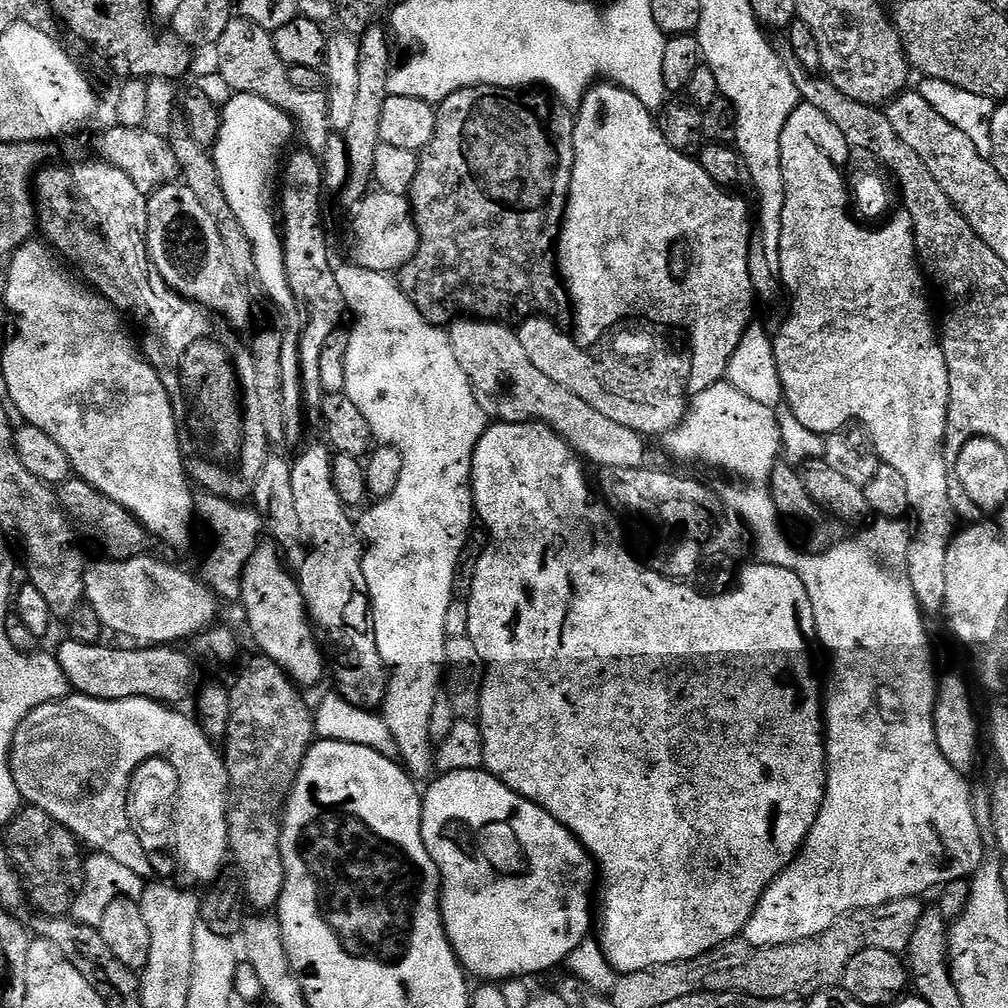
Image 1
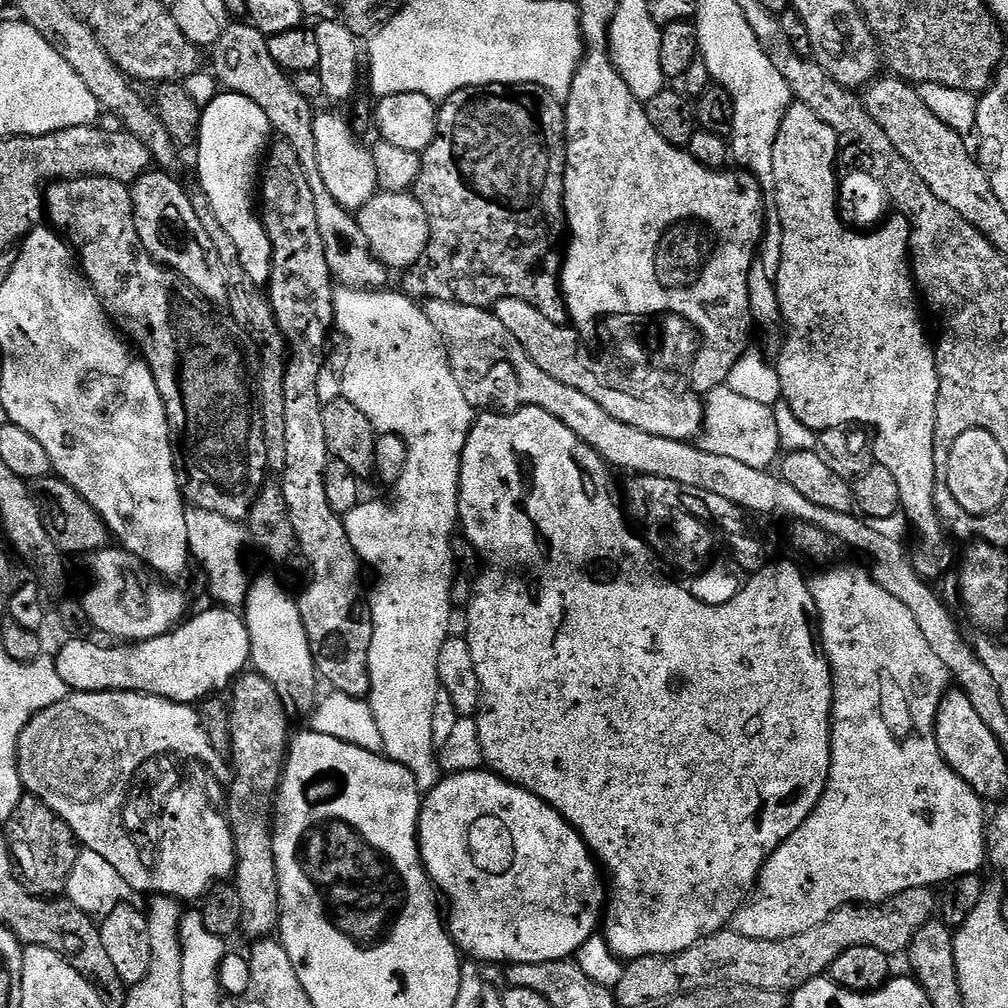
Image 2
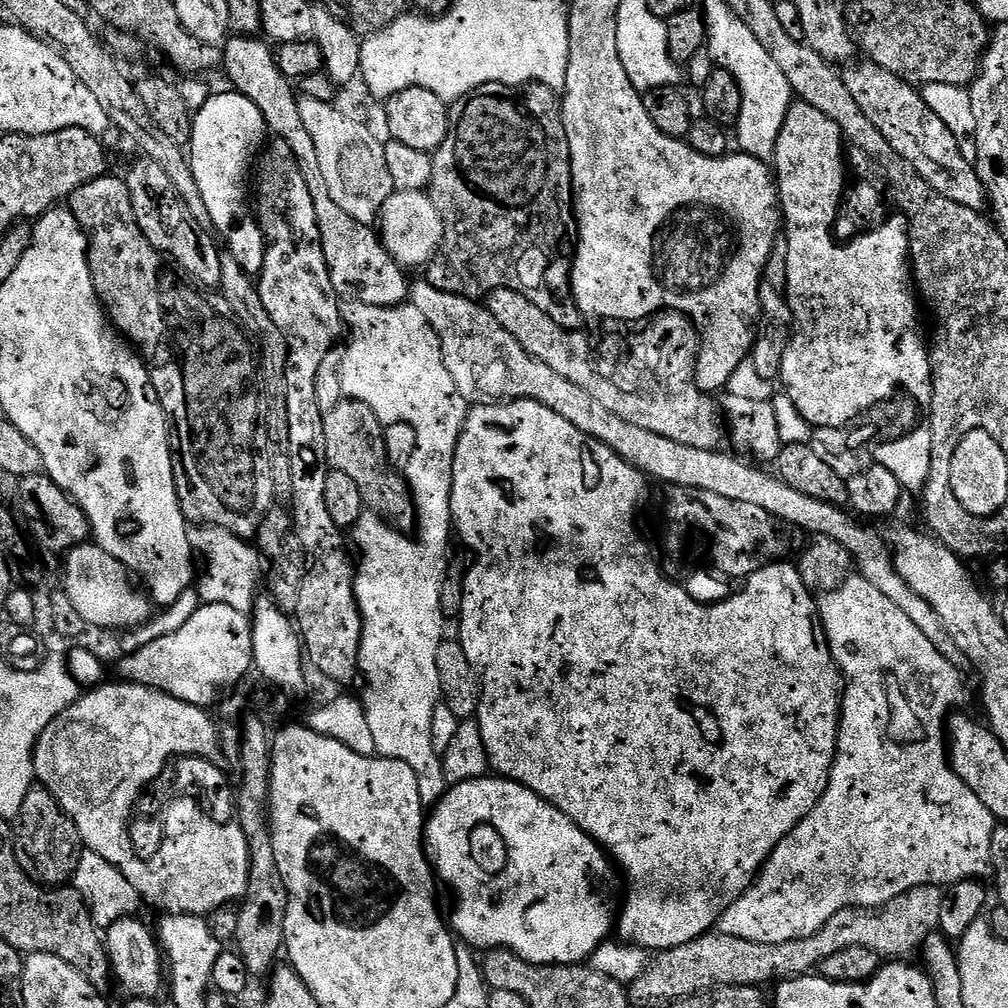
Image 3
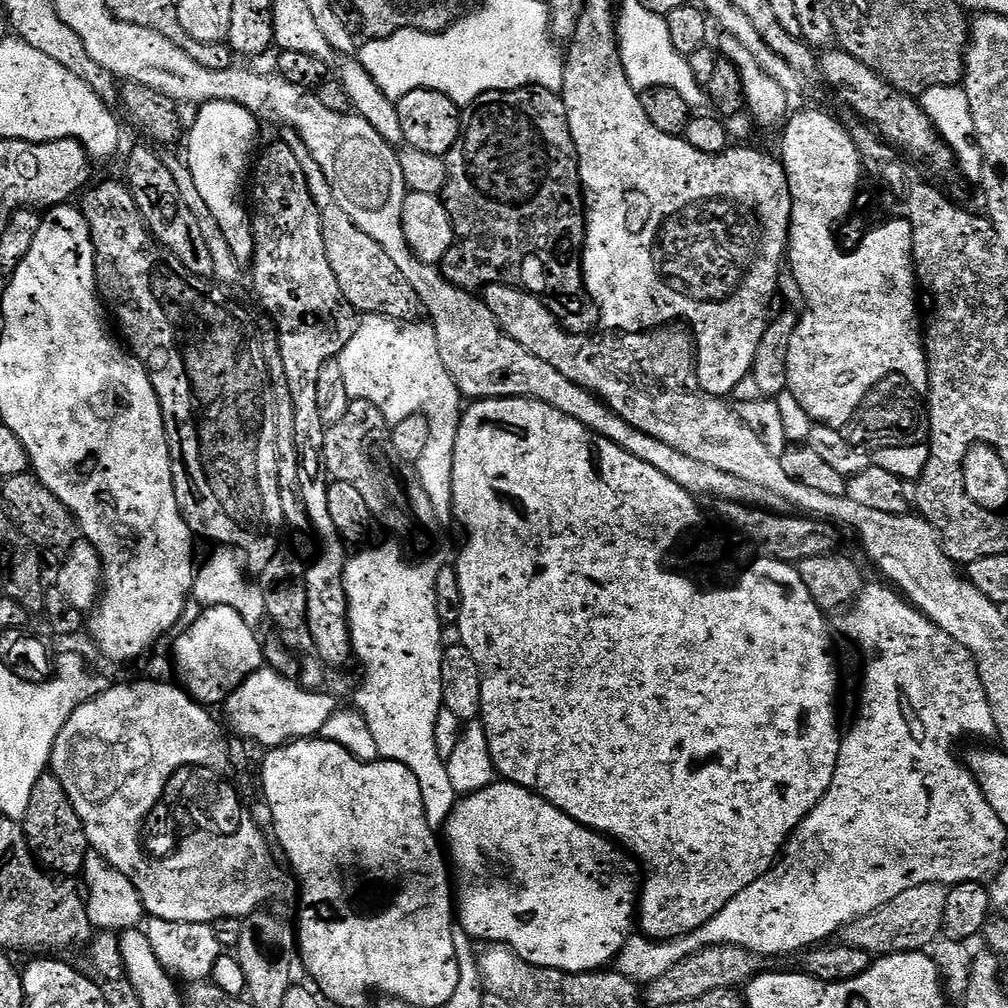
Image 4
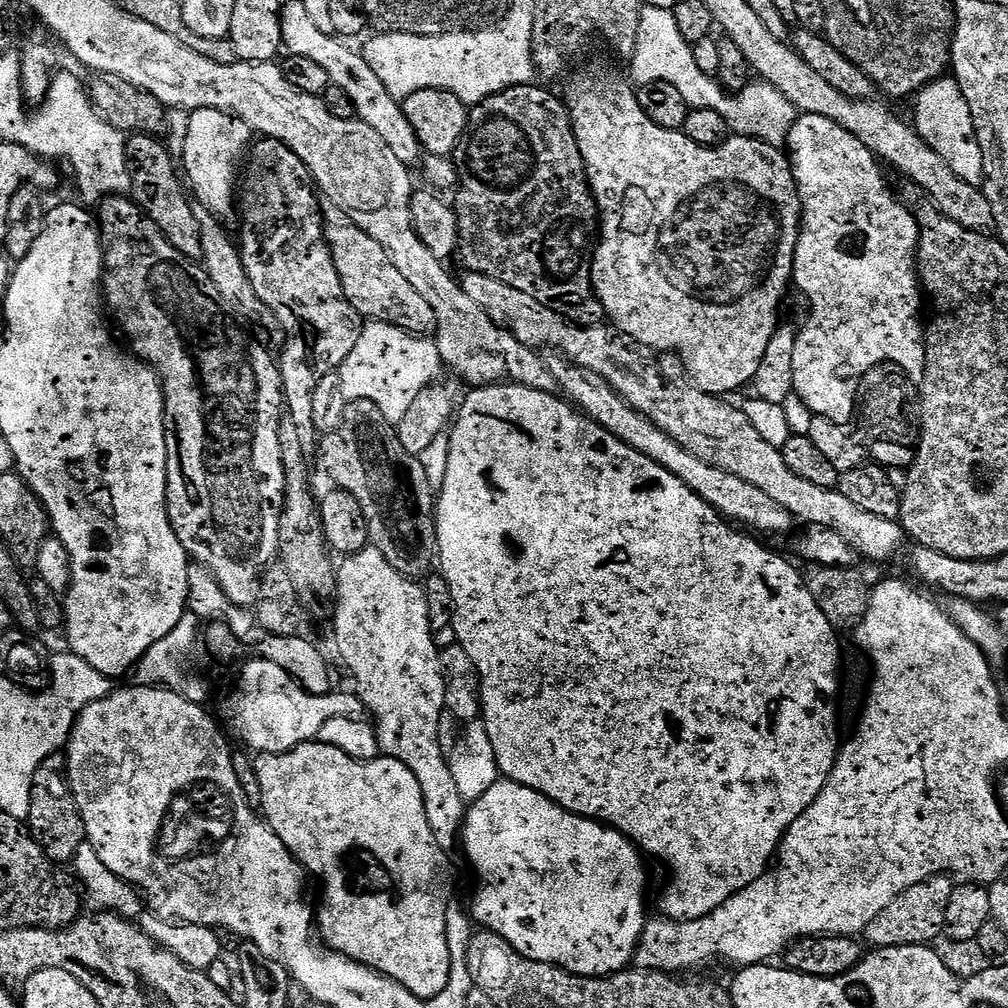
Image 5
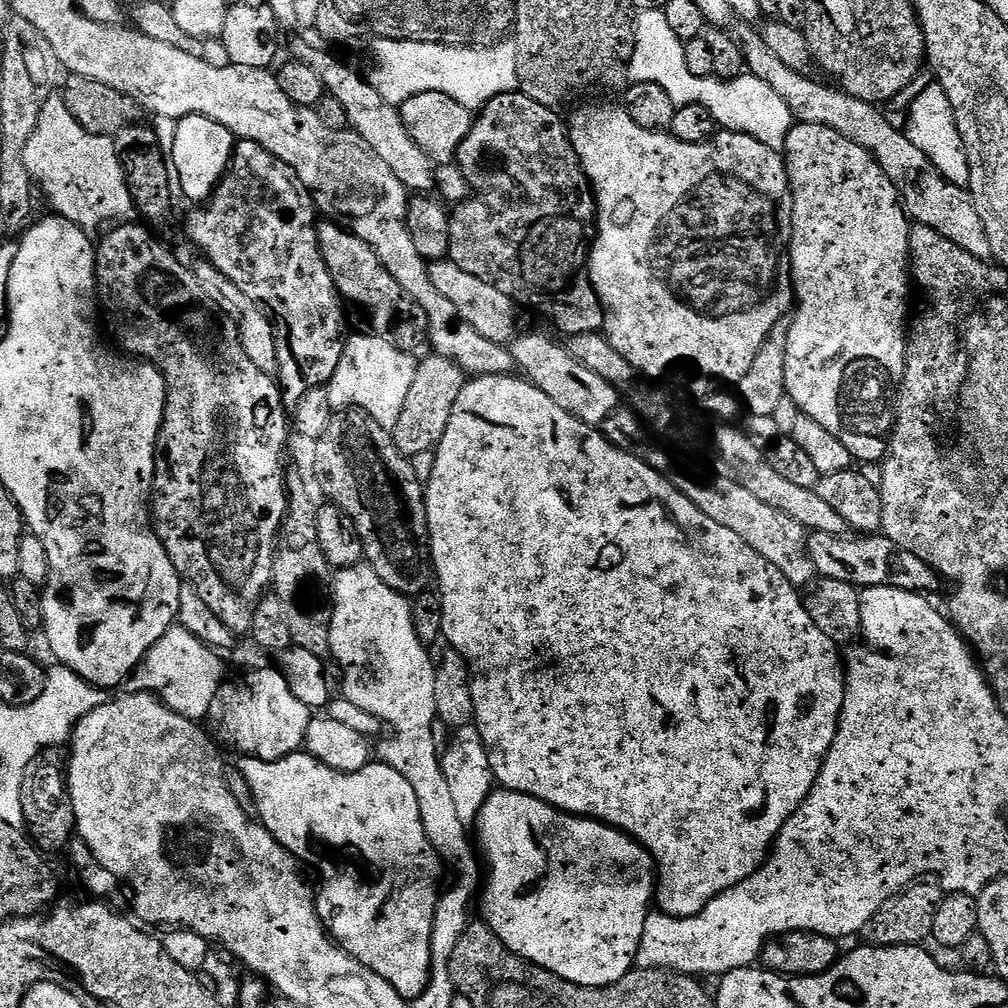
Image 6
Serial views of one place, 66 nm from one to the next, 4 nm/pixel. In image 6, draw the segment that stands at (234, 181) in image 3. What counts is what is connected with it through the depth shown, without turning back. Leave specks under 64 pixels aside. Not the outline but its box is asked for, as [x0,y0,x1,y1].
[170,116,238,202]

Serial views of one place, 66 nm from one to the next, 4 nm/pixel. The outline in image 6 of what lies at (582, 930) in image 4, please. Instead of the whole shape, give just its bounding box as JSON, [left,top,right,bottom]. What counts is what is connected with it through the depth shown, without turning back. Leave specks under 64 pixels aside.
[478,790,658,988]

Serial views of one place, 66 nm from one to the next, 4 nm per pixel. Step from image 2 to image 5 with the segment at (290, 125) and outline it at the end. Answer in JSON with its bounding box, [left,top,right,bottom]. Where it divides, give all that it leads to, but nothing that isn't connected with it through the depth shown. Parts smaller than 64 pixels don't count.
[322,203,436,337]

